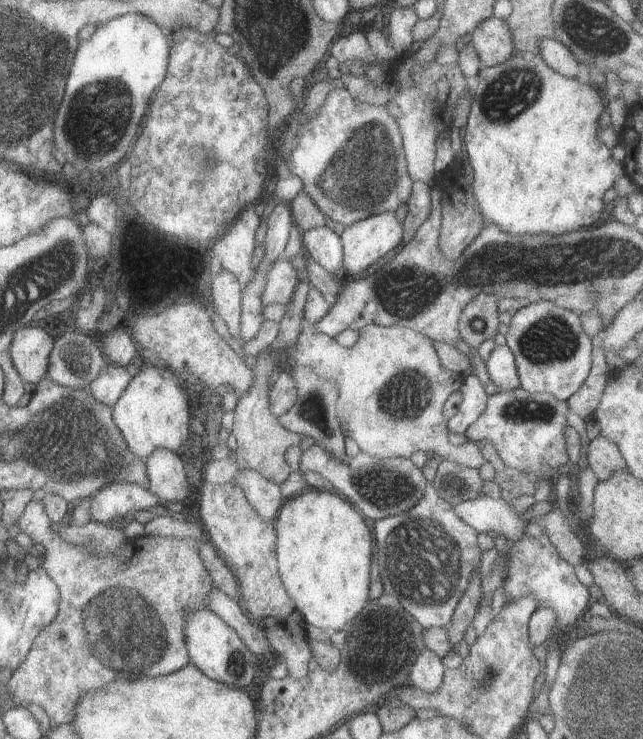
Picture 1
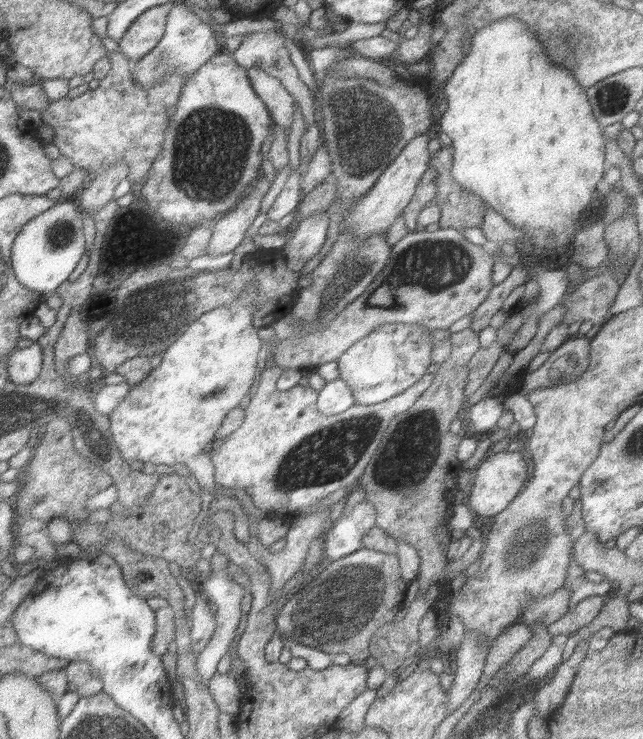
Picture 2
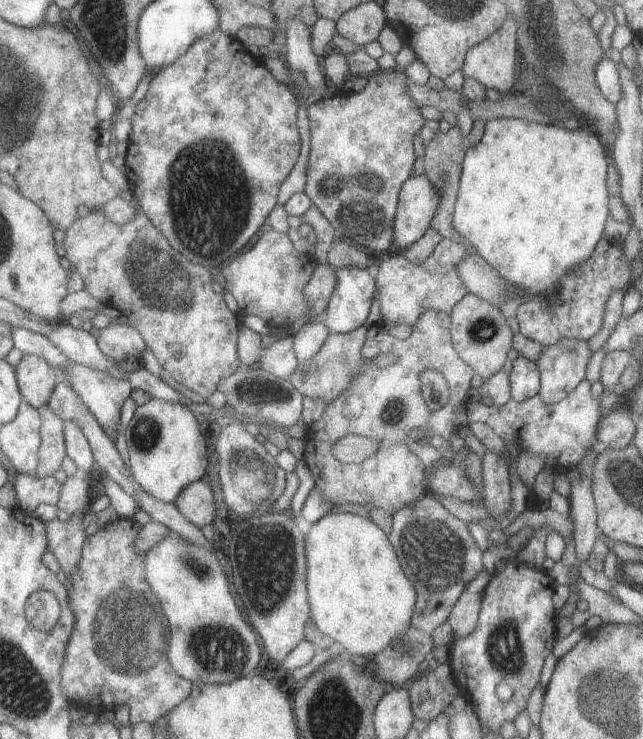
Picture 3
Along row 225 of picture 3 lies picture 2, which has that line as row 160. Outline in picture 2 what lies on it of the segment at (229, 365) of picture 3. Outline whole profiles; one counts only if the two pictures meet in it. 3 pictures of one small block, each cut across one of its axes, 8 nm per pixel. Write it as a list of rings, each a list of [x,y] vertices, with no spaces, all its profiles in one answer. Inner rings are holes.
[[[123,52],[109,54],[109,58],[113,60],[113,70],[95,92],[87,92],[73,100],[63,98],[53,102],[49,106],[51,110],[41,114],[41,118],[45,124],[55,128],[53,144],[61,154],[73,158],[77,168],[83,168],[95,178],[125,158],[131,164],[131,176],[127,180],[133,184],[145,184],[171,124],[169,116],[165,116],[165,108],[179,104],[187,84],[187,74],[175,72],[169,80],[157,84],[153,90],[147,90],[135,80],[131,58]]]

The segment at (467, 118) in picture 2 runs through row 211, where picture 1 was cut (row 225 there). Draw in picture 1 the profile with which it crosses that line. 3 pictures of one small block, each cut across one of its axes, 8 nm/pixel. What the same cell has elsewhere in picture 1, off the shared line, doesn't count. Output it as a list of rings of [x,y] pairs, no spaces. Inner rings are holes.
[[[513,54],[513,58],[509,58],[505,64],[493,66],[493,68],[483,68],[477,82],[475,82],[475,104],[473,104],[473,112],[471,118],[467,122],[467,130],[465,130],[465,156],[469,158],[469,162],[473,164],[473,180],[475,180],[475,198],[479,202],[479,210],[481,216],[491,224],[495,224],[503,234],[511,234],[511,236],[539,236],[539,234],[549,234],[549,236],[561,236],[561,234],[571,234],[577,230],[585,230],[589,226],[593,226],[599,216],[605,212],[605,200],[603,194],[615,184],[615,180],[619,180],[621,176],[625,176],[625,162],[615,160],[615,156],[611,154],[611,150],[607,150],[603,144],[597,142],[595,132],[597,128],[597,118],[603,112],[605,102],[603,102],[603,94],[601,88],[595,88],[593,84],[585,86],[573,78],[565,78],[557,72],[553,72],[543,58],[533,56],[533,54]]]

